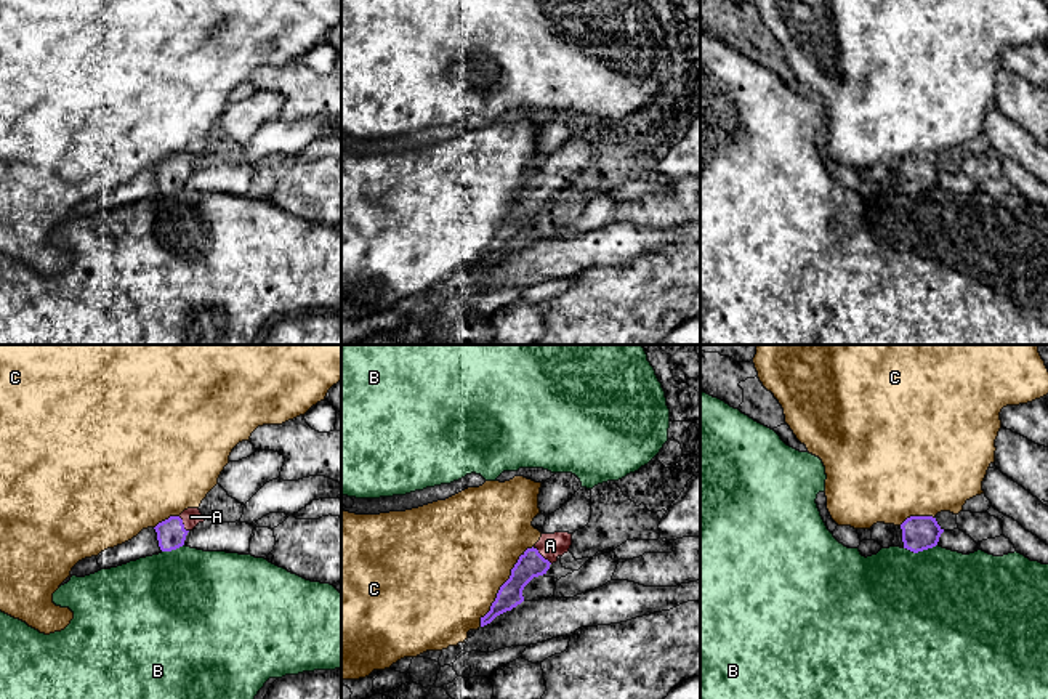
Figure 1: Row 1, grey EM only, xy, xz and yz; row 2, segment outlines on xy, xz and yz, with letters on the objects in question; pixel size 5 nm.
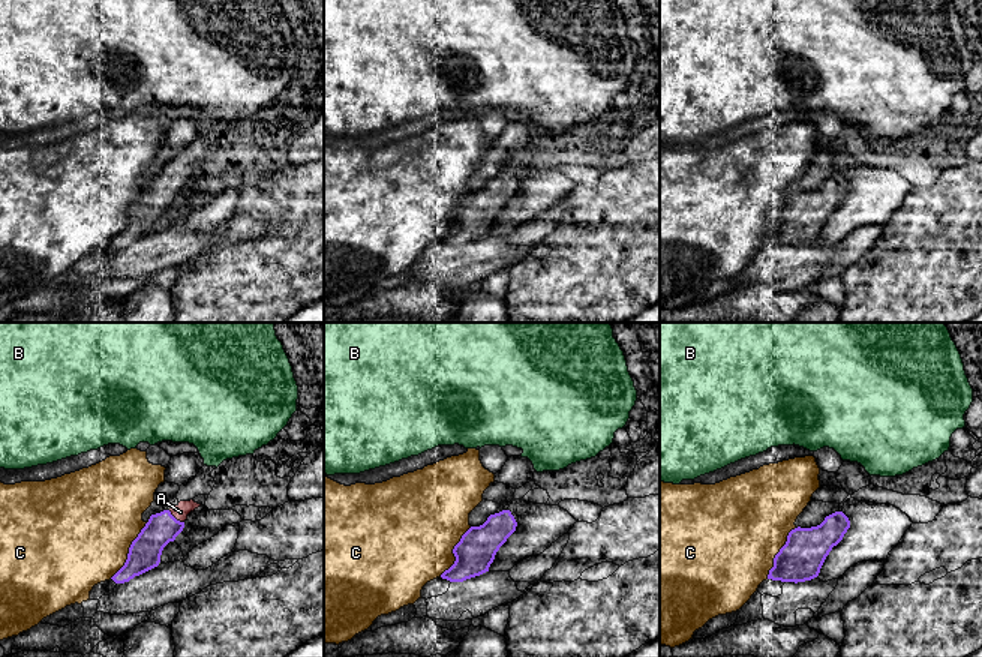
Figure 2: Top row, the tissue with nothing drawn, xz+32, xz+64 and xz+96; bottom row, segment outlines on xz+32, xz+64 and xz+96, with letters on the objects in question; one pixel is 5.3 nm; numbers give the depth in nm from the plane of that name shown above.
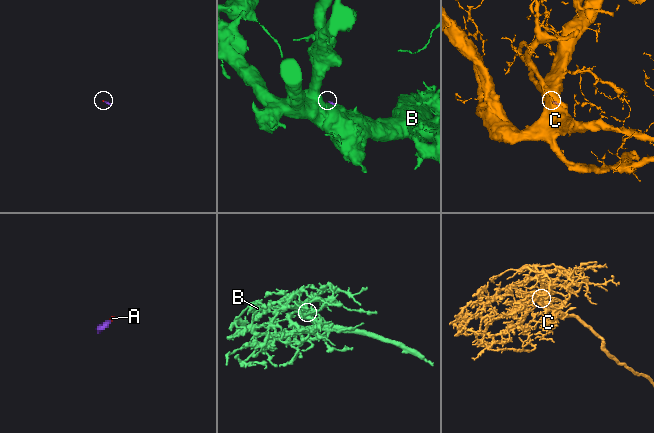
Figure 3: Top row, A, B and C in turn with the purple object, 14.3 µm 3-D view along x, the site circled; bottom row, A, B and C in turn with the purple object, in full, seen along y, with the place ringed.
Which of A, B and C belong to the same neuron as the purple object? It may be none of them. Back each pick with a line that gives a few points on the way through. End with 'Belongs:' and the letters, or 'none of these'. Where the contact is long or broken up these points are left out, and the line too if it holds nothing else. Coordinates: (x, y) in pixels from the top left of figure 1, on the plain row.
A: way xz (531, 206), (542, 197), (550, 186)
Belongs: A

